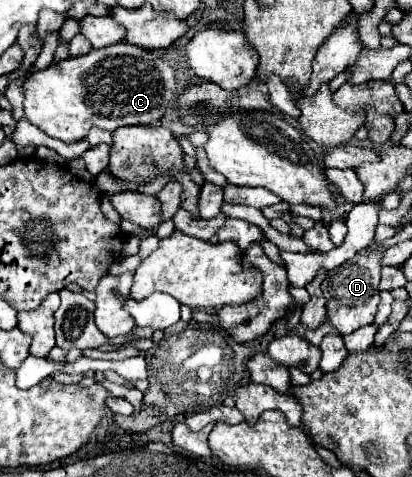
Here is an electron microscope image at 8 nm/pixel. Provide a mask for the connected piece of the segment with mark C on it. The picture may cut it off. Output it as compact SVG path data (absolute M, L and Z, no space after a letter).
M120 42L32 74L24 84L24 96L24 116L34 126L62 142L78 142L92 126L112 132L130 124L154 124L180 92L176 72L166 60L154 50Z

